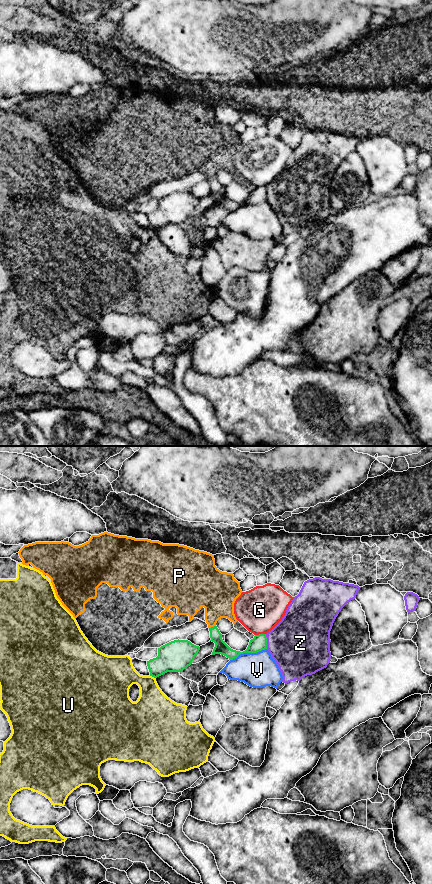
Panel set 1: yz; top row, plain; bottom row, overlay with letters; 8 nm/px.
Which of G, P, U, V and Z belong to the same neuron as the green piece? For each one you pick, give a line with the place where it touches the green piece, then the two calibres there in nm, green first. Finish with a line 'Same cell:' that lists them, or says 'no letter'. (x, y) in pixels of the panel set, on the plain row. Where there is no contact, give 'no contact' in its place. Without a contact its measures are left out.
Same cell: no letter

